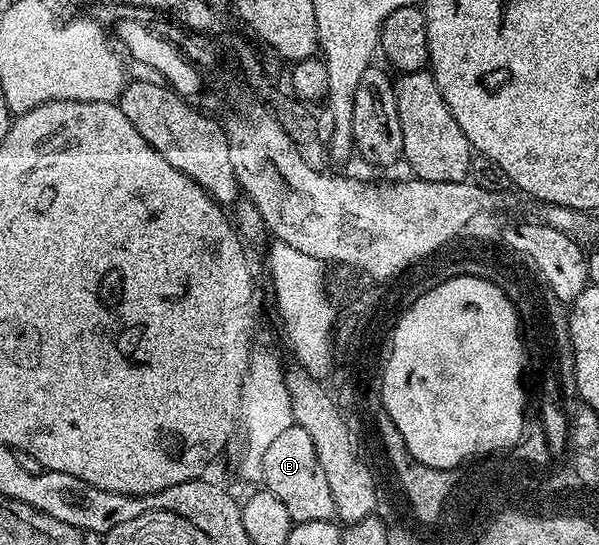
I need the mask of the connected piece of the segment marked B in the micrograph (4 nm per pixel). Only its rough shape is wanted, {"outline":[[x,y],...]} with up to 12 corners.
{"outline":[[296,424],[264,452],[260,478],[291,523],[335,517],[312,436]]}

